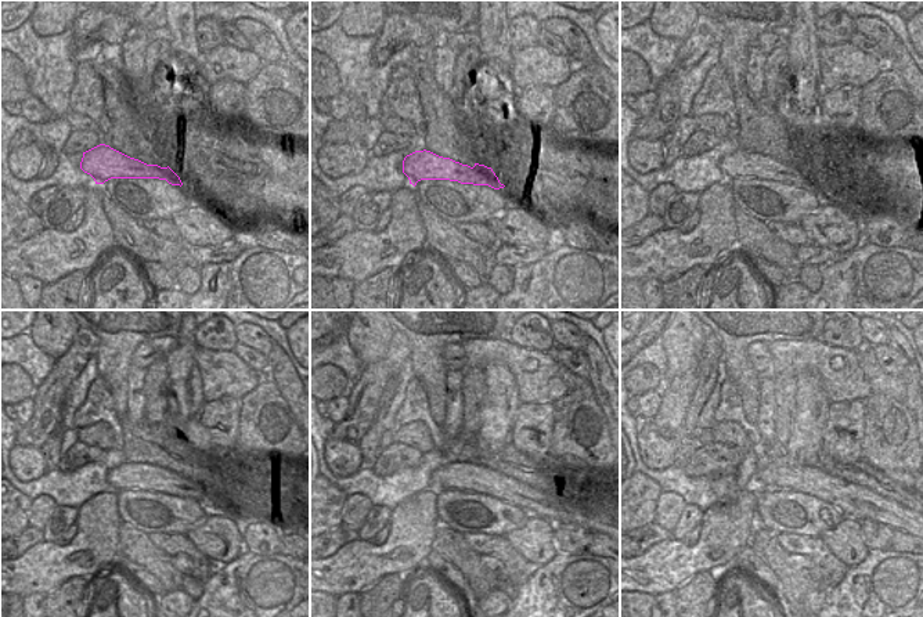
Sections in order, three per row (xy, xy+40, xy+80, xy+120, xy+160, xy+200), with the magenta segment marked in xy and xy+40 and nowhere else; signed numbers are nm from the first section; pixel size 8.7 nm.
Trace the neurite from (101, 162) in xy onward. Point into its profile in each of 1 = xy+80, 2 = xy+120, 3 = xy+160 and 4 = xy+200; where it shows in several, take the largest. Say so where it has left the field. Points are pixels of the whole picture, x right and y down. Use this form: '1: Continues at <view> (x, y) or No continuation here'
1: Continues at xy+80 (739, 165)
2: Continues at xy+120 (128, 476)
3: Continues at xy+160 (556, 507)
4: Continues at xy+200 (855, 501).

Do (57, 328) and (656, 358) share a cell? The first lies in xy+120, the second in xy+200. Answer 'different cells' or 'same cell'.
different cells

